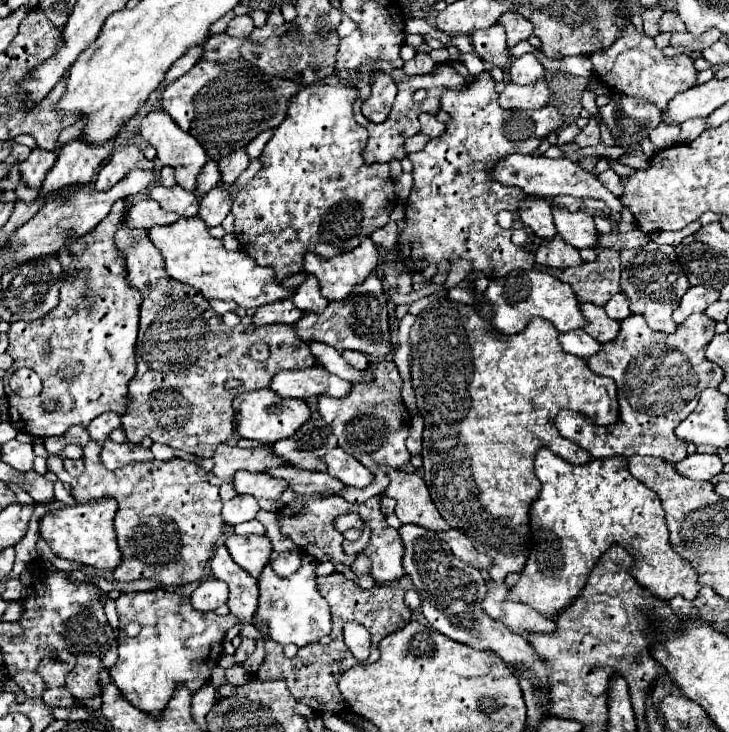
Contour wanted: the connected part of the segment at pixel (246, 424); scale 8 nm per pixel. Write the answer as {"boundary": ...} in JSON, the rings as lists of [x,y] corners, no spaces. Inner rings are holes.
{"boundary":[[[255,390],[255,392],[243,392],[235,398],[235,422],[237,422],[237,434],[247,440],[261,442],[265,446],[275,444],[277,440],[291,438],[307,420],[311,418],[311,410],[305,400],[295,398],[281,398],[273,390]]]}

